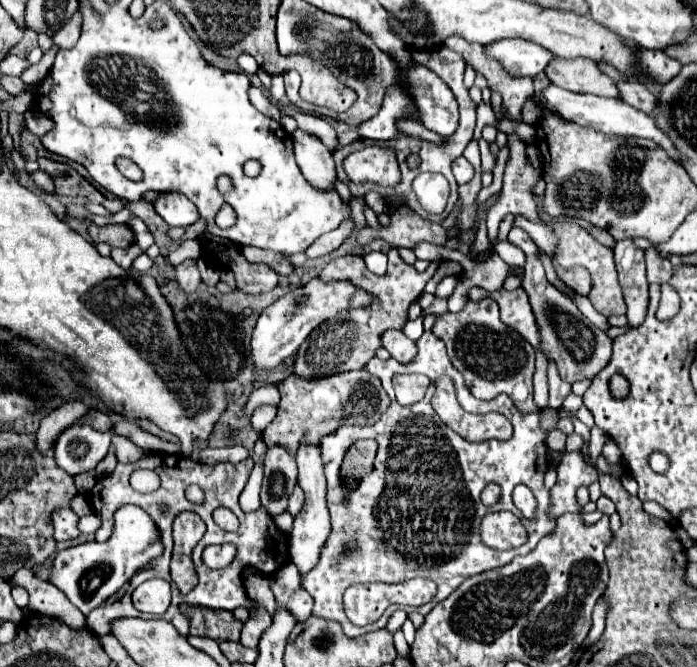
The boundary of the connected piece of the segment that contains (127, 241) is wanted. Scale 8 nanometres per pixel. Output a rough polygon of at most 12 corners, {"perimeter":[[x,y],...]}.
{"perimeter":[[91,225],[93,243],[111,247],[133,245],[127,225]]}

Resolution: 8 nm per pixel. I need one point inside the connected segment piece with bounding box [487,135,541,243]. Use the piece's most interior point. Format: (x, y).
(517, 197)

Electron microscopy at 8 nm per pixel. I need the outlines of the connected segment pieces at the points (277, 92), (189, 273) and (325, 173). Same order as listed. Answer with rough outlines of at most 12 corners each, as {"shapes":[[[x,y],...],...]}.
{"shapes":[[[283,75],[272,76],[270,92],[279,102],[285,96]],[[185,259],[175,279],[185,293],[201,285],[197,263]],[[303,129],[291,137],[297,165],[319,189],[337,181],[333,153]]]}

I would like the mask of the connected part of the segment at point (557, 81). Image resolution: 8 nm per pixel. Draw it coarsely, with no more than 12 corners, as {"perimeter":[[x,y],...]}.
{"perimeter":[[555,57],[549,81],[571,93],[619,99],[617,83],[589,59]]}

